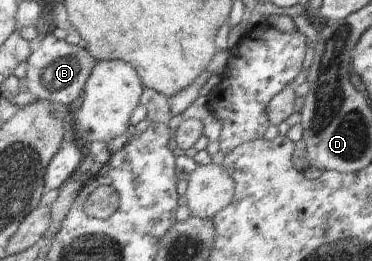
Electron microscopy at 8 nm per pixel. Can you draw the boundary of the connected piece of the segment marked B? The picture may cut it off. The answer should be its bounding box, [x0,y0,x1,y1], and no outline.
[23,35,98,108]

